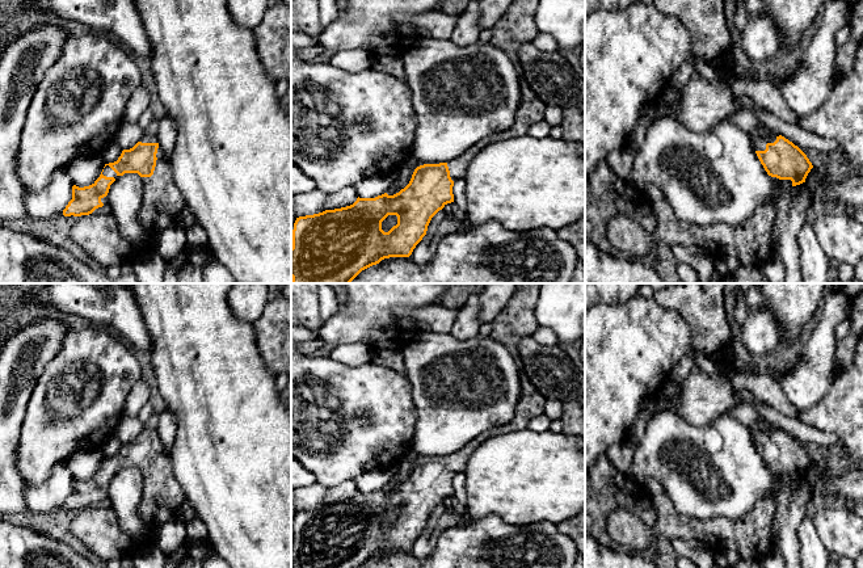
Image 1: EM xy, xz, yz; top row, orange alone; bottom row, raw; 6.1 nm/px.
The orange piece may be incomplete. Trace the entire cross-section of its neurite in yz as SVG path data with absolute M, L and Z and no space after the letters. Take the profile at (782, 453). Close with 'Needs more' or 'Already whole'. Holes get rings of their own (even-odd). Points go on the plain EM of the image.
M755 426L752 434L761 458L778 484L805 476L813 459L797 439L782 429L762 432Z. Needs more

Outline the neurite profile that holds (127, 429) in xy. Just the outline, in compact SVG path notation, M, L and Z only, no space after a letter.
M122 416L117 426L114 428L113 436L118 438L122 443L132 442L138 436L140 436L144 429L138 417Z

